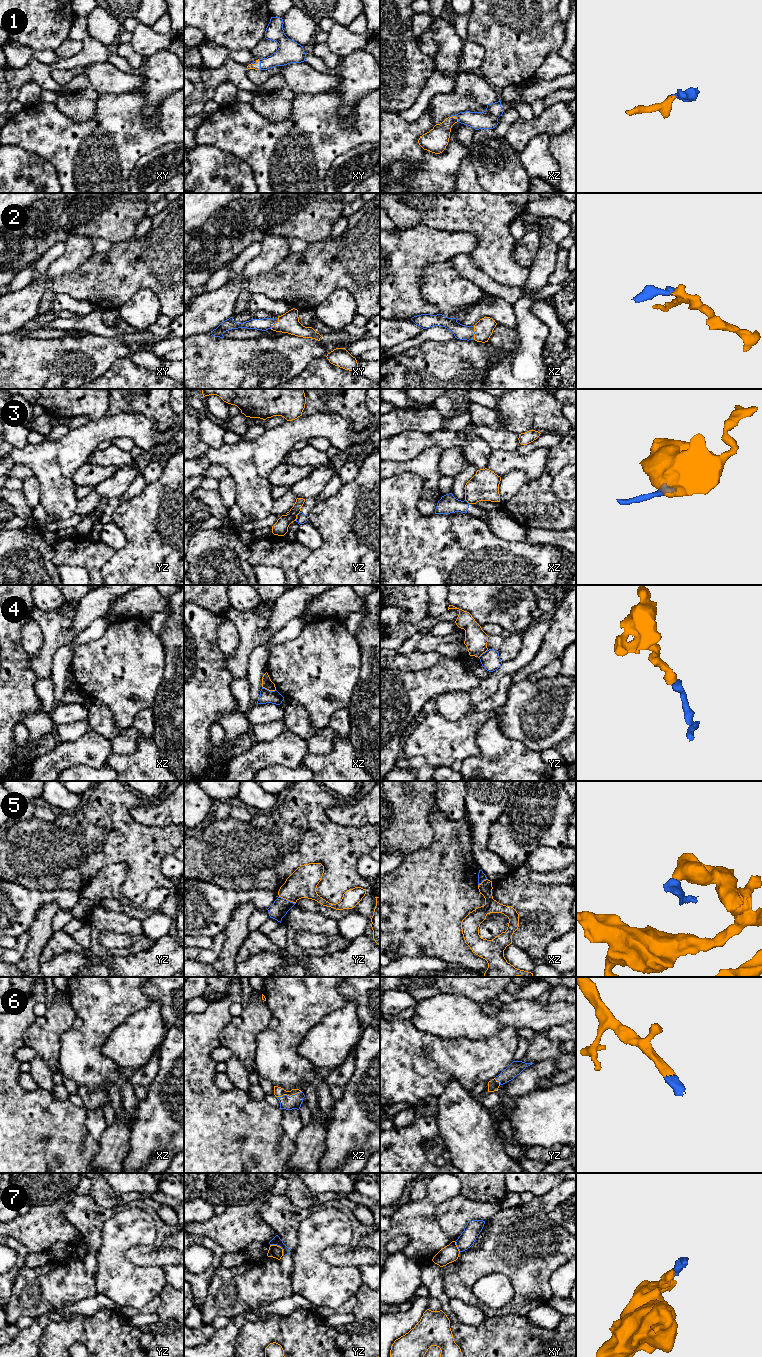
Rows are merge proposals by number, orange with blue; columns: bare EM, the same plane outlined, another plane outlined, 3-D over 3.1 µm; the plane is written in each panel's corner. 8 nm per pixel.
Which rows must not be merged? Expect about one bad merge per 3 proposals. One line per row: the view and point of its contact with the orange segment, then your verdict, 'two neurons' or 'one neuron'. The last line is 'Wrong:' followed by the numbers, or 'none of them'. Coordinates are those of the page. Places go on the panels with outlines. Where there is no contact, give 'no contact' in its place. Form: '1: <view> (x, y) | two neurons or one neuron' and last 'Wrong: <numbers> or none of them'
1: xz (454, 116) | one neuron
2: xz (475, 333) | one neuron
3: yz (296, 516) | two neurons
4: xz (269, 690) | two neurons
5: yz (287, 899) | two neurons
6: xz (289, 1096) | one neuron
7: yz (279, 1246) | two neurons
Wrong: 3, 4, 5, 7

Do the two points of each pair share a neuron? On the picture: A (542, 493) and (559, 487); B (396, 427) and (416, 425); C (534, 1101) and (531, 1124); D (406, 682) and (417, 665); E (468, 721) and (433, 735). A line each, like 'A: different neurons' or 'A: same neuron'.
A: different neurons
B: same neuron
C: same neuron
D: different neurons
E: same neuron

